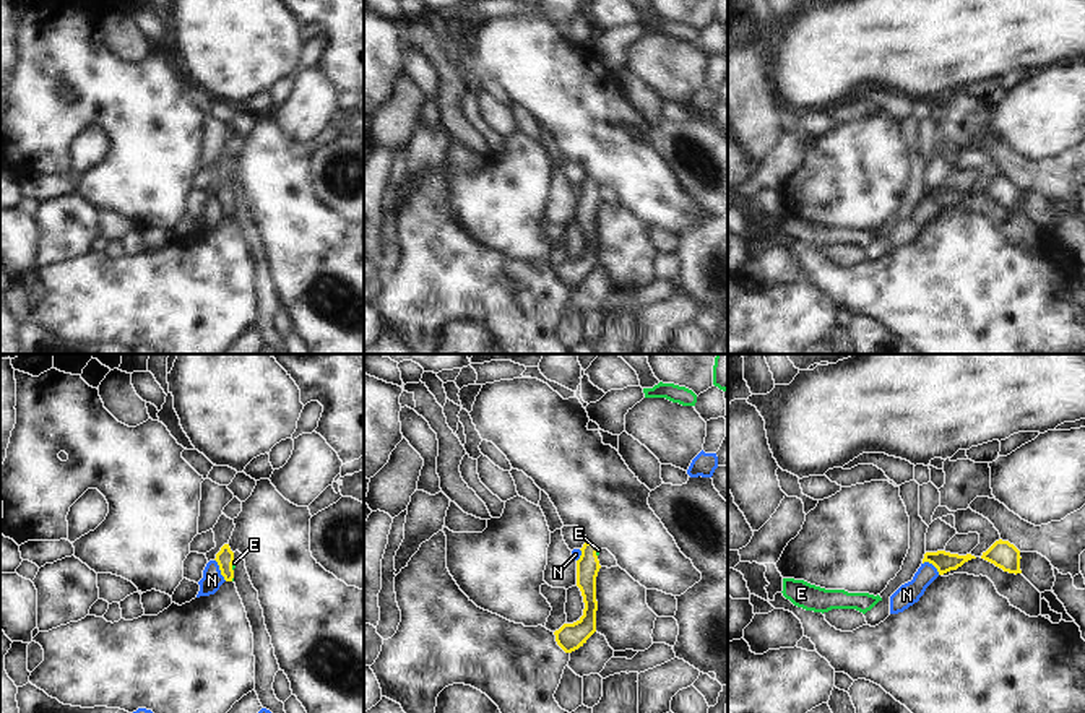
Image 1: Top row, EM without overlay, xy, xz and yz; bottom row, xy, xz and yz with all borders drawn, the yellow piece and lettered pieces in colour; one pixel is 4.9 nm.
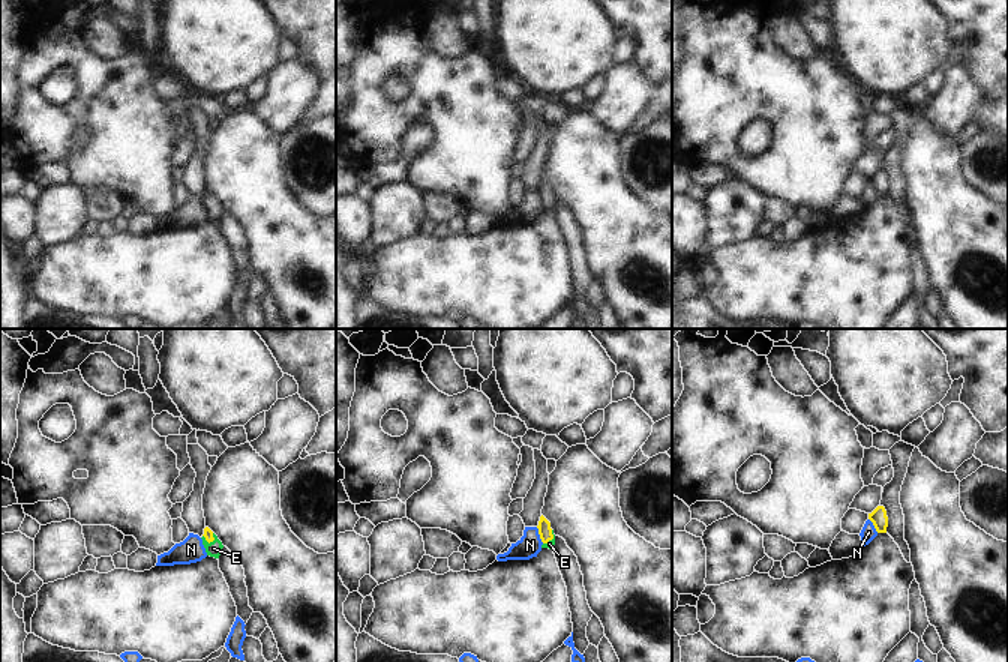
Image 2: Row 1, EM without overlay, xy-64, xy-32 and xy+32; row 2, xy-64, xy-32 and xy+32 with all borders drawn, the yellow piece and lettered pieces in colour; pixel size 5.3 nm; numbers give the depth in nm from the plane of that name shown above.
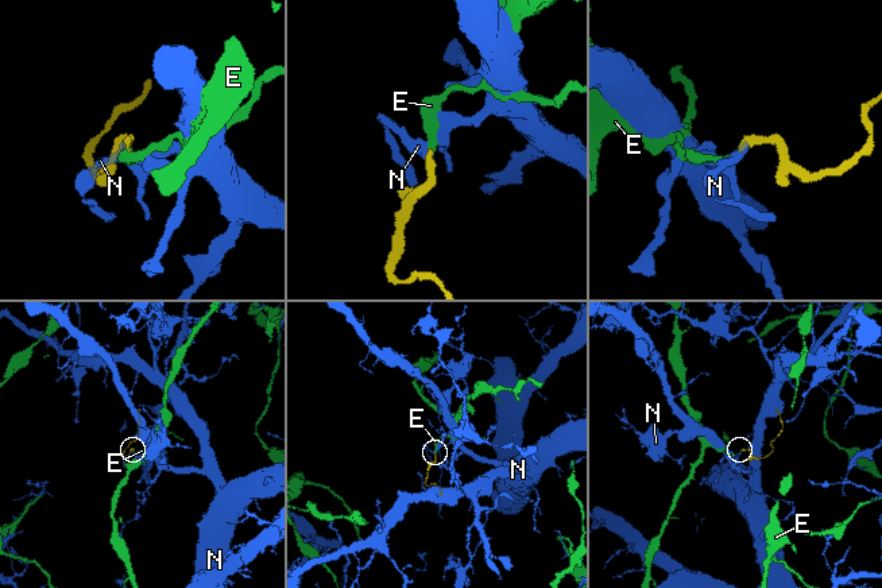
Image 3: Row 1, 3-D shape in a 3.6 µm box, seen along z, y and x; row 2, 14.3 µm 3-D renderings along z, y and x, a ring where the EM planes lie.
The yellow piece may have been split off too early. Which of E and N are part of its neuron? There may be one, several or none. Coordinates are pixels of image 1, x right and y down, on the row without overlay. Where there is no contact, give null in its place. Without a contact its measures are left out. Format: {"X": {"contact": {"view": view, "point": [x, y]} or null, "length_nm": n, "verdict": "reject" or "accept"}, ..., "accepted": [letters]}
{"E": {"contact": {"view": "xy", "point": [231, 203]}, "length_nm": 50, "verdict": "accept"}, "N": {"contact": {"view": "xy", "point": [220, 205]}, "length_nm": 130, "verdict": "reject"}, "accepted": ["E"]}

